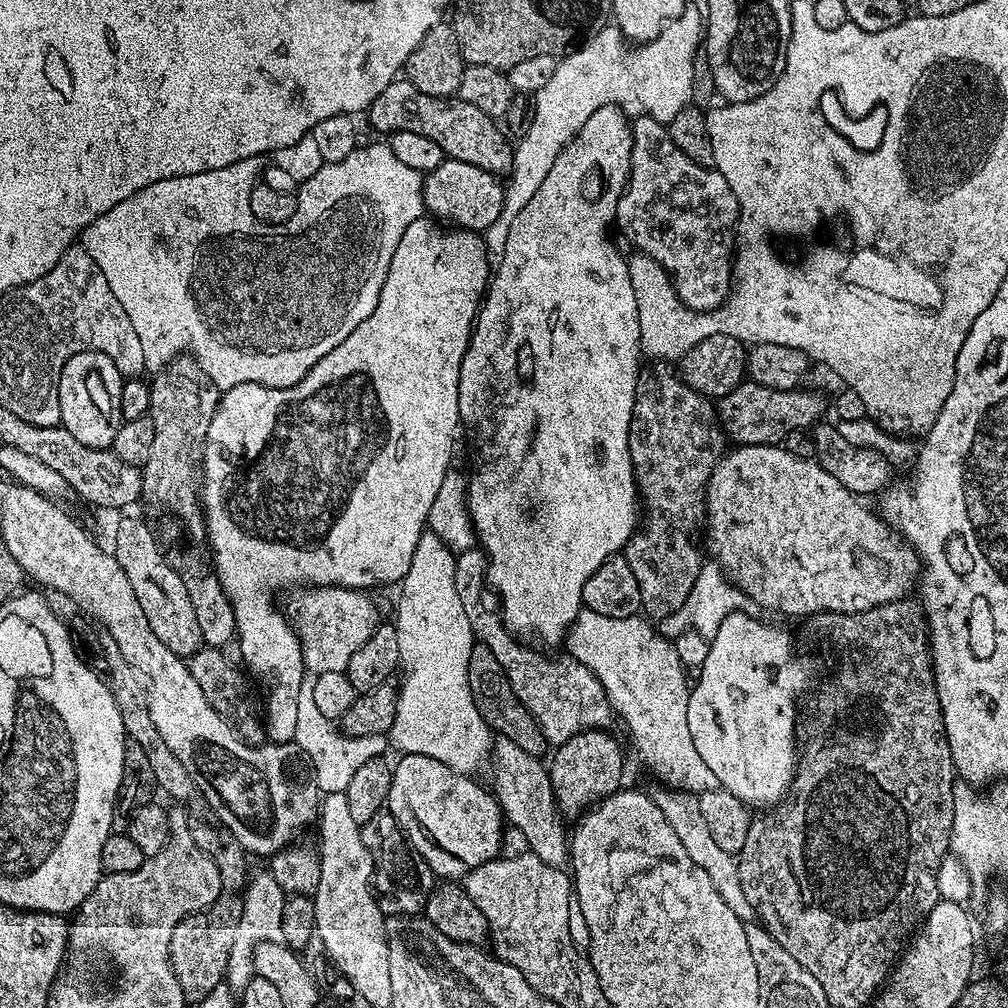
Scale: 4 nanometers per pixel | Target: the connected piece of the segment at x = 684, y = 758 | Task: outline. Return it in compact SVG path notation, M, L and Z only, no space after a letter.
M581 607L566 637L567 644L569 650L572 651L569 652L571 659L585 664L598 678L598 682L602 682L602 690L606 690L606 698L612 706L613 713L619 719L621 716L625 726L628 727L631 743L635 745L640 741L640 736L650 736L650 756L660 756L658 760L660 770L651 768L651 775L660 781L668 776L666 772L674 768L682 768L682 778L687 781L688 772L698 768L700 755L690 738L690 726L688 725L690 680L684 677L686 665L678 656L675 643L662 635L643 615L612 618Z

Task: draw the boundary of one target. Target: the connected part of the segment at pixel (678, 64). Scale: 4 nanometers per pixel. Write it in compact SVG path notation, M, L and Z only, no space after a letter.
M689 2L684 8L681 16L675 20L669 20L667 26L660 31L656 39L647 42L640 42L635 45L633 52L628 52L630 48L629 41L625 40L620 29L615 26L609 26L598 30L585 44L572 49L567 56L563 57L557 63L554 74L550 77L550 82L542 86L534 94L534 122L530 122L530 131L525 136L519 137L514 144L514 155L512 158L512 170L509 183L504 189L504 205L502 214L498 222L492 223L485 228L482 235L484 245L488 247L489 257L498 258L506 250L506 238L510 234L510 226L514 226L514 218L518 218L522 206L534 198L538 186L542 186L546 174L550 174L550 166L556 164L558 154L572 141L582 130L586 118L594 114L596 110L607 104L615 104L625 110L631 110L637 104L641 113L654 118L659 124L667 126L671 120L678 118L682 109L689 107L693 103L691 87L693 85L694 60L698 49L702 44L702 37L706 32L706 16L696 2Z

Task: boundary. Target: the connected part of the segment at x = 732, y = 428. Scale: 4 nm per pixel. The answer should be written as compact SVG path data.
M749 380L735 387L730 394L723 396L717 403L717 415L725 431L725 435L735 445L779 445L794 431L805 431L813 427L820 417L826 404L822 397L806 390L807 388L790 391L774 390L770 387L758 386Z

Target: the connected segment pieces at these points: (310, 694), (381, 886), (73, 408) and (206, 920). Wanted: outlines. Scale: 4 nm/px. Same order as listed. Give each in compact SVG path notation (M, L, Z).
M306 672L299 686L297 729L294 730L293 742L308 757L315 774L315 781L321 793L344 792L354 778L355 771L370 760L379 759L388 750L387 735L352 737L342 732L335 721L326 718L319 711L314 699L314 686L318 675Z
M381 810L370 818L370 822L360 825L360 837L366 842L366 850L372 852L374 868L374 888L378 893L381 912L388 916L414 916L425 911L425 900L430 893L430 876L421 861L404 839L404 833L396 824L392 813Z
M79 352L66 362L58 382L60 424L83 445L111 449L124 419L121 414L122 386L125 377L106 354Z
M200 820L196 825L191 825L190 831L200 849L212 858L214 866L218 866L220 893L209 908L184 916L182 922L174 926L174 934L170 936L172 969L182 986L185 997L192 1002L203 999L217 985L225 981L228 955L234 946L234 930L242 918L244 890L250 880L249 853L244 851L238 838L234 838L231 832L215 823L212 824Z

